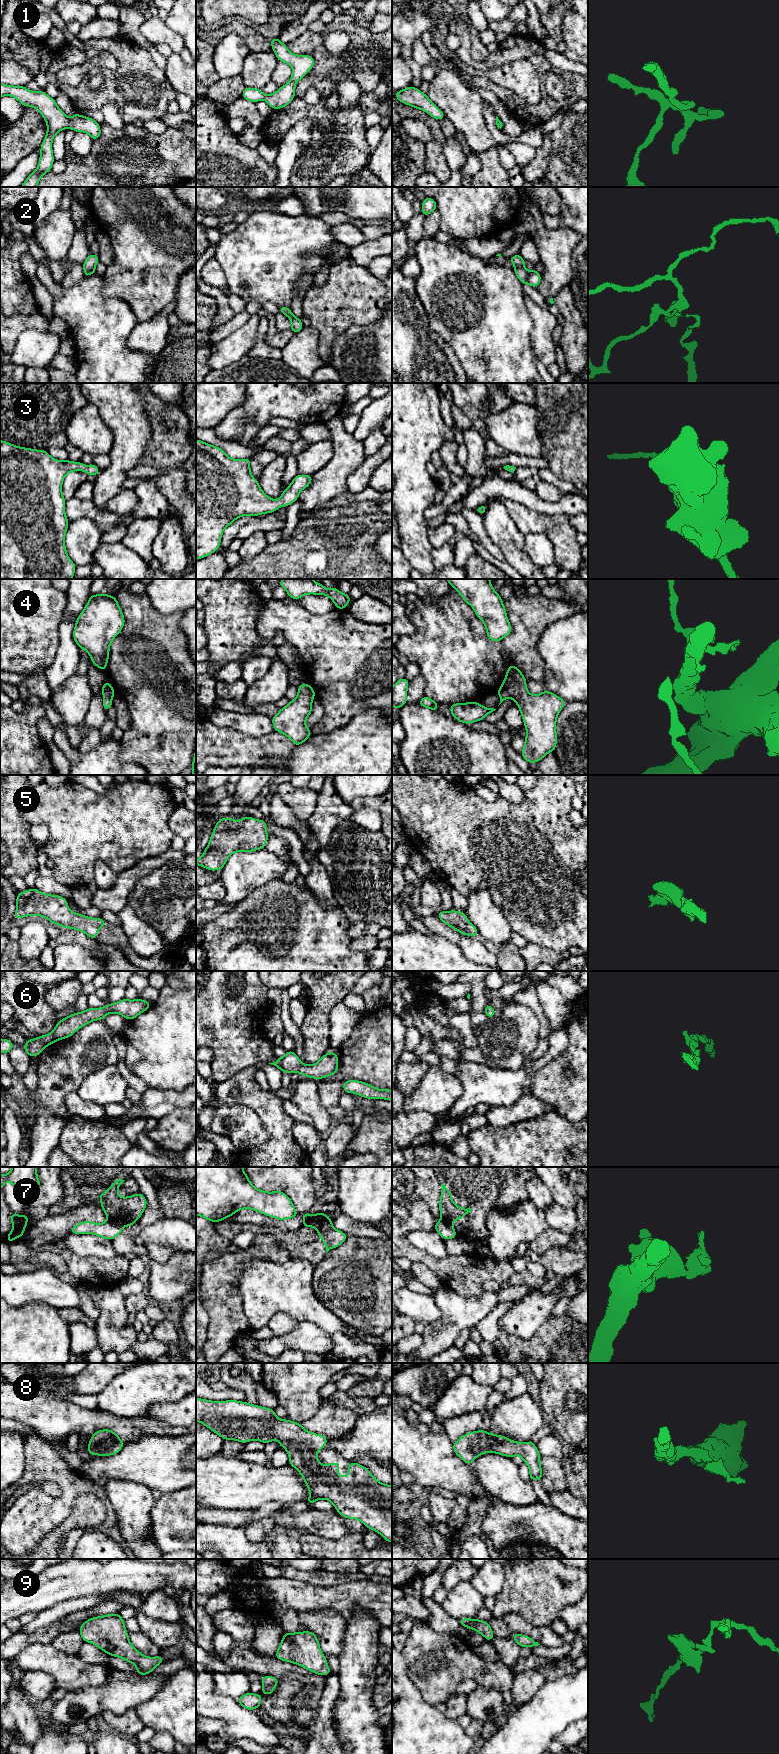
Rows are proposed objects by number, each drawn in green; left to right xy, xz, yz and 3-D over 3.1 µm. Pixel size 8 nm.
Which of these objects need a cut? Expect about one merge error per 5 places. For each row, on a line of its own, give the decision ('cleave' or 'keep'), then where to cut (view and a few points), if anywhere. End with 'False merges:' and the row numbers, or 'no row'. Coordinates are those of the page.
1: keep; cut none
2: keep; cut none
3: keep; cut none
4: keep; cut none
5: keep; cut none
6: keep; cut none
7: cleave; cut xy (108, 1219), (121, 1227)
8: keep; cut none
9: keep; cut none
False merges: 7

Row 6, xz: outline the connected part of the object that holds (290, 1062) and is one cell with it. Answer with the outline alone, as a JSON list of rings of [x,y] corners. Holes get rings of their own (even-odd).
[[[287,1051],[283,1057],[269,1064],[278,1067],[282,1073],[294,1074],[299,1072],[301,1075],[318,1080],[336,1074],[339,1068],[336,1052],[328,1052],[315,1064],[305,1065],[300,1061],[295,1051]]]

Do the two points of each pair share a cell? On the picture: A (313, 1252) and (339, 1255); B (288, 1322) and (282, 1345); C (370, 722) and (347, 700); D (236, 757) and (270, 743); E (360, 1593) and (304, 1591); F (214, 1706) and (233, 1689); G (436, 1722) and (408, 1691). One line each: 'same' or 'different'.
A: different
B: different
C: different
D: same
E: same
F: different
G: same

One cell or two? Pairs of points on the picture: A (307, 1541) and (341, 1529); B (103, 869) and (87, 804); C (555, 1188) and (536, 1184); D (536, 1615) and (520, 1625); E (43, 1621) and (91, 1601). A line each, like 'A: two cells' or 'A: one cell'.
A: two cells
B: two cells
C: two cells
D: two cells
E: one cell

